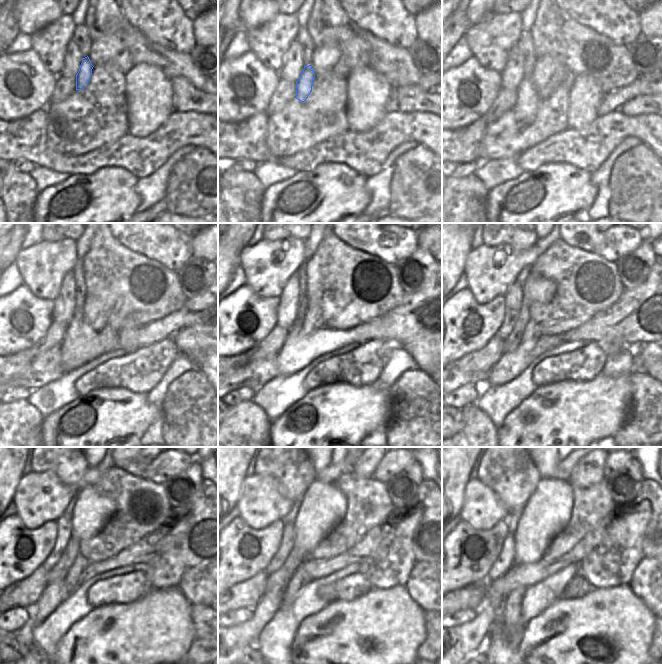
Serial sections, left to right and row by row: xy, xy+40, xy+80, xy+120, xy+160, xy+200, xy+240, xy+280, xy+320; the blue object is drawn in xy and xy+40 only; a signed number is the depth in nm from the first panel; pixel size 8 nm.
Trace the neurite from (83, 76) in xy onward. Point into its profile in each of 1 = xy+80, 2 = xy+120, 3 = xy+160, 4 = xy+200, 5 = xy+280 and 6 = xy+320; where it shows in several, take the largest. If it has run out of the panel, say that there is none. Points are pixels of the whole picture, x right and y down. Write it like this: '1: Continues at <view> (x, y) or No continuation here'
1: Continues at xy+80 (526, 106)
2: Continues at xy+120 (80, 344)
3: Continues at xy+160 (299, 349)
4: Continues at xy+200 (510, 364)
5: Continues at xy+280 (238, 637)
6: Continues at xy+320 (462, 642).

